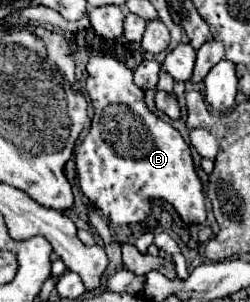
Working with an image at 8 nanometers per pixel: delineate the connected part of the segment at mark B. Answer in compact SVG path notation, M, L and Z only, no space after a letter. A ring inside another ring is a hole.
M110 55L92 56L87 63L85 89L95 109L91 129L81 141L79 151L75 155L75 171L85 197L113 225L133 225L143 221L149 215L149 199L163 199L171 203L185 225L203 225L207 219L207 209L203 185L193 169L191 149L177 129L173 129L169 123L155 117L147 109L145 93L137 89L137 85L133 85L133 71Z

